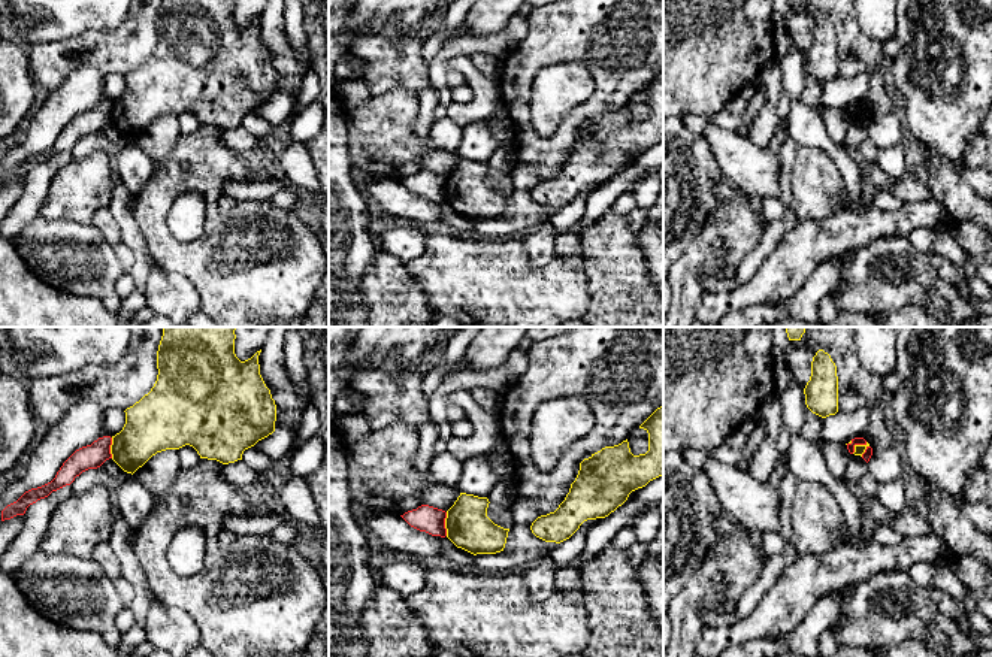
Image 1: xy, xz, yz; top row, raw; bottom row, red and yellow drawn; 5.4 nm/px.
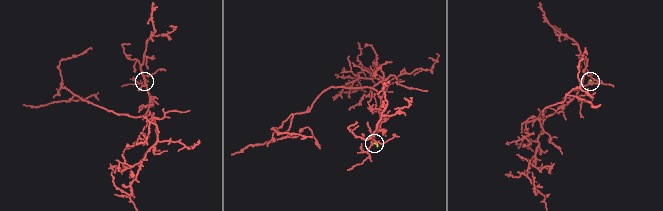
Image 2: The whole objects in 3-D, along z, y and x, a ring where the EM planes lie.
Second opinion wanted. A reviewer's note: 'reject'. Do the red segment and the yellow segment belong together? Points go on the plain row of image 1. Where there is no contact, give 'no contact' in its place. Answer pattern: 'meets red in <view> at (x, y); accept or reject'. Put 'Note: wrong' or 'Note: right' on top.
Note: right
meets red in xz at (444, 190); reject

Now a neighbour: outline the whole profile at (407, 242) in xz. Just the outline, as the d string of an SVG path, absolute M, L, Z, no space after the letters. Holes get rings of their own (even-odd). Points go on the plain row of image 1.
M411 225L393 227L376 236L378 246L397 255L402 261L409 261L423 254L426 234Z

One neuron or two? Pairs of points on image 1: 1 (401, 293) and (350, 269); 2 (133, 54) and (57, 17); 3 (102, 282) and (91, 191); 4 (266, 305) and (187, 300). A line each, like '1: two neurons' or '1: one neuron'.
1: two neurons
2: two neurons
3: two neurons
4: two neurons

